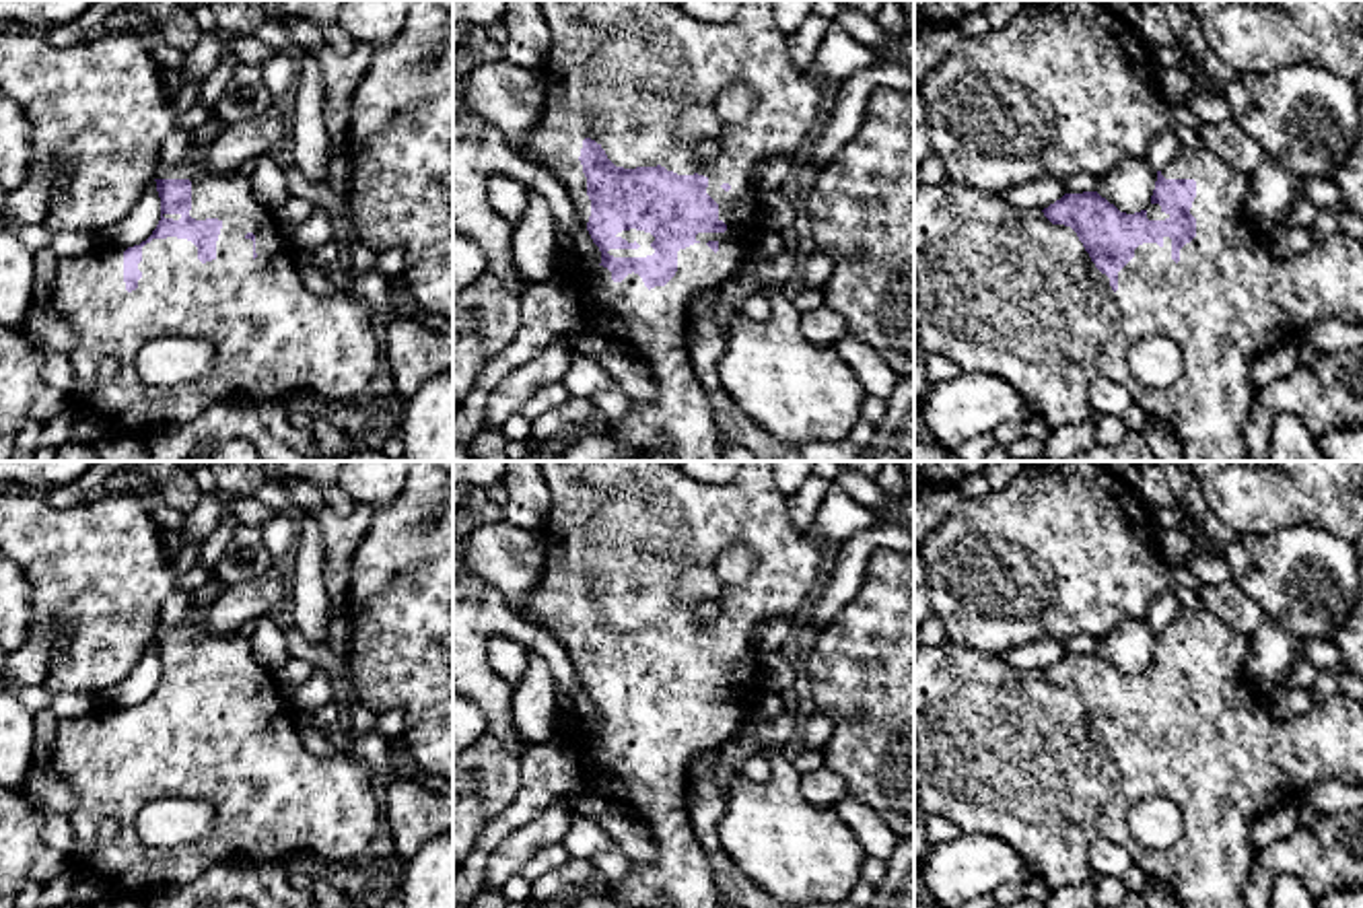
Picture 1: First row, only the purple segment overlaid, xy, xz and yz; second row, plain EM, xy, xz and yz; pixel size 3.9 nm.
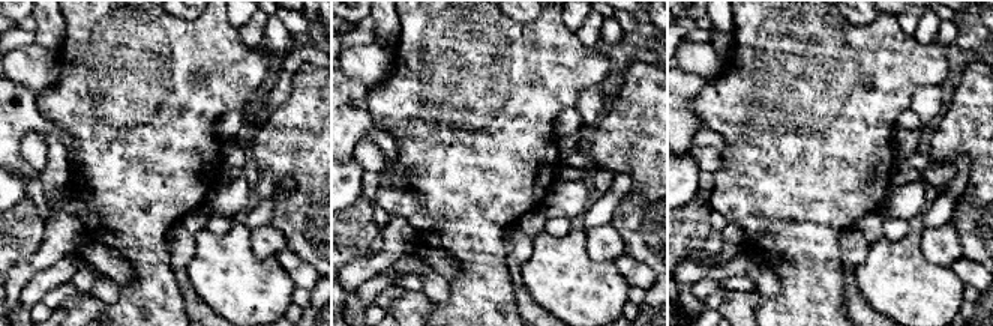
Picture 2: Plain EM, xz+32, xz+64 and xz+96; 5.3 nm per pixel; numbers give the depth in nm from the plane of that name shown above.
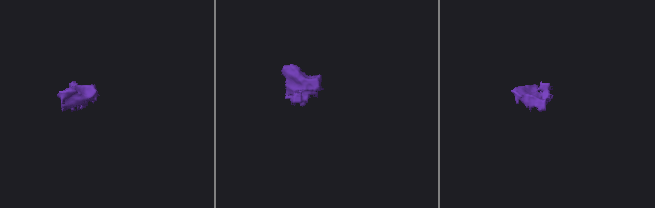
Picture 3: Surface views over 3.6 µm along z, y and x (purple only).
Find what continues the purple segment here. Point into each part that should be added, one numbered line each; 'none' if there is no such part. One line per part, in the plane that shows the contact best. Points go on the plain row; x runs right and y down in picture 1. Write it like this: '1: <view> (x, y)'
1: xy (272, 797)

